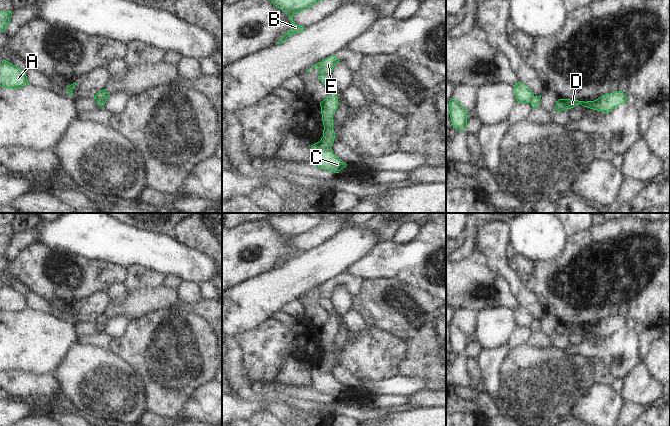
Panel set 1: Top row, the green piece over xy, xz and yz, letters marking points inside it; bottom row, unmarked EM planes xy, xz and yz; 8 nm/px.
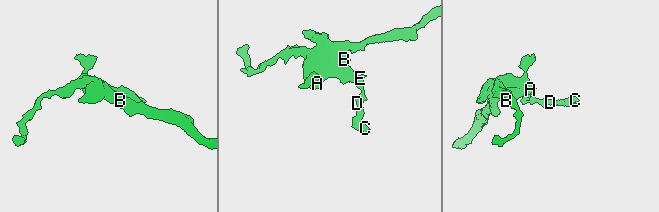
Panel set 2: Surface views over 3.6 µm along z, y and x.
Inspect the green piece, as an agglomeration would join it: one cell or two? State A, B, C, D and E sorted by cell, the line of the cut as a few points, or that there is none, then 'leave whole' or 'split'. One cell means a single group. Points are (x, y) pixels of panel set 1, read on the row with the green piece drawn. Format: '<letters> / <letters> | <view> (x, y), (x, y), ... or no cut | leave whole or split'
A B E / C D | xz (321, 73), (329, 76) | split

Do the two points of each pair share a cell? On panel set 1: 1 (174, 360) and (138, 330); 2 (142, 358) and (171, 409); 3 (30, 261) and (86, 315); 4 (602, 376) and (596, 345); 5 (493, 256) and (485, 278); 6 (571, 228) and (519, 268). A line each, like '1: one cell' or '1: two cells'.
1: one cell
2: one cell
3: two cells
4: two cells
5: two cells
6: two cells

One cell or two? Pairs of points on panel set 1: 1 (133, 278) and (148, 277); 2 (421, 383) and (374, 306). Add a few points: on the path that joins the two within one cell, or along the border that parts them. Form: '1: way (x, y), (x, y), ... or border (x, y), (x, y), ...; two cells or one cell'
1: way (137, 278), (144, 278); one cell
2: border (401, 373), (426, 376), (429, 389); two cells

